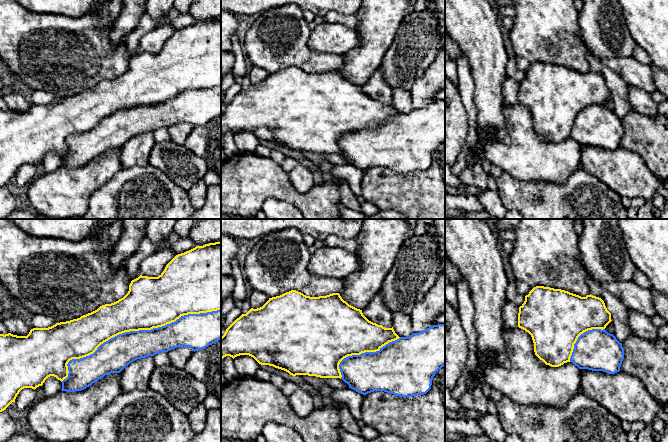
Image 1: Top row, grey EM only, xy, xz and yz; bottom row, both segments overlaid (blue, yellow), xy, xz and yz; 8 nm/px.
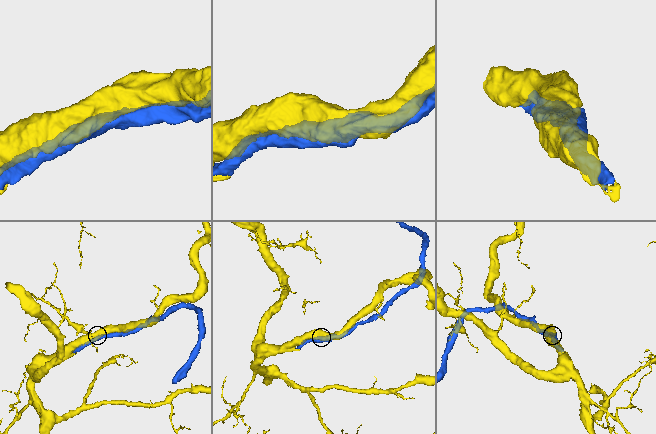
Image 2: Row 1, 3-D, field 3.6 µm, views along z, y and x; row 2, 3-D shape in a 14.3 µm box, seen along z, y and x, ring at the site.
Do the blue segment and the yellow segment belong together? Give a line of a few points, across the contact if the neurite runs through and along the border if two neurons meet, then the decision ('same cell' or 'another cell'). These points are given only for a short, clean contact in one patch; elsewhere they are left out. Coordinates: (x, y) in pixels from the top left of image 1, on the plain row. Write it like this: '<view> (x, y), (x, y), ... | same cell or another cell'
same cell

